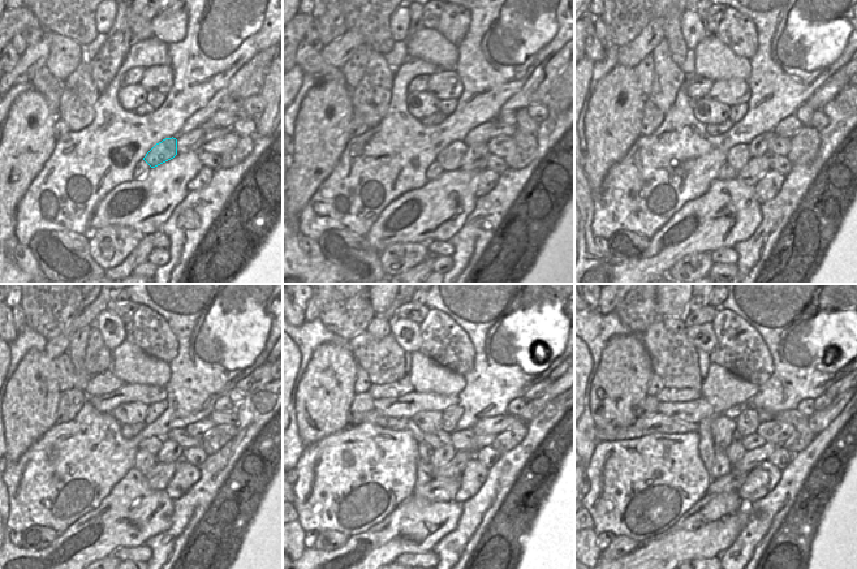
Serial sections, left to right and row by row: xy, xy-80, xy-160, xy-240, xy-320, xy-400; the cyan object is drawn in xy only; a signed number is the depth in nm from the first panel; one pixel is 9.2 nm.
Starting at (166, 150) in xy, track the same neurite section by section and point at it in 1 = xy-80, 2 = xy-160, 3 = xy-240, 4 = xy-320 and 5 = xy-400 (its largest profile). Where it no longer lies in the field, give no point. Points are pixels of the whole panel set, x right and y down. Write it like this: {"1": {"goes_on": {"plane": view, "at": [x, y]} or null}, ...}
{"1": {"goes_on": {"plane": "xy-80", "at": [449, 158]}}, "2": {"goes_on": {"plane": "xy-160", "at": [739, 155]}}, "3": {"goes_on": {"plane": "xy-240", "at": [154, 444]}}, "4": {"goes_on": {"plane": "xy-320", "at": [434, 440]}}, "5": {"goes_on": {"plane": "xy-400", "at": [657, 423]}}}

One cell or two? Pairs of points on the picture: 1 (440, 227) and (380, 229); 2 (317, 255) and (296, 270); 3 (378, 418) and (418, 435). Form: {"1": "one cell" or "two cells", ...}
{"1": "one cell", "2": "two cells", "3": "one cell"}

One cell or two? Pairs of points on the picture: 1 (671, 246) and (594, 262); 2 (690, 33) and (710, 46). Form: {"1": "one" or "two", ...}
{"1": "one", "2": "two"}

